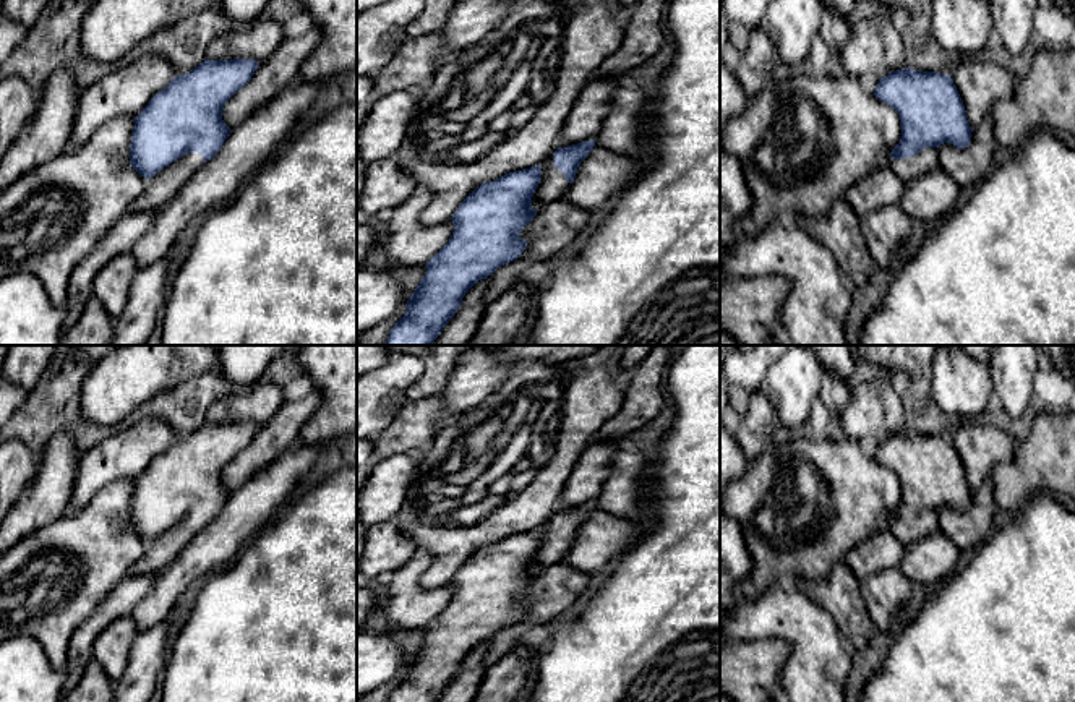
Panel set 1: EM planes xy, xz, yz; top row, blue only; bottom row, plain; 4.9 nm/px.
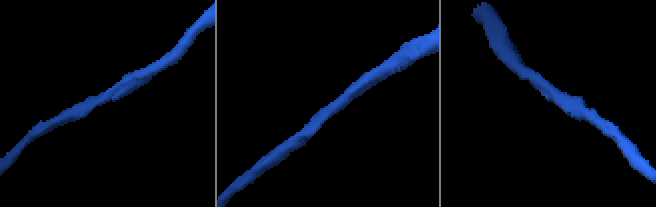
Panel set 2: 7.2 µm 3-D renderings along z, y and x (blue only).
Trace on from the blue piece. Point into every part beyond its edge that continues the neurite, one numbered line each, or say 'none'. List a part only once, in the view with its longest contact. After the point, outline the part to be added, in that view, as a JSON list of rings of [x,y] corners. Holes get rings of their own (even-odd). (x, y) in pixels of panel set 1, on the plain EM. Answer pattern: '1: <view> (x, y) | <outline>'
1: xy (164, 548) | [[[198,516],[183,517],[175,525],[148,541],[143,558],[130,569],[128,576],[156,572],[167,567],[186,546],[186,543],[204,527]]]

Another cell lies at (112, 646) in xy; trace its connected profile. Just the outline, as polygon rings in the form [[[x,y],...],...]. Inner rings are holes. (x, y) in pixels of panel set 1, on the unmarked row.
[[[130,616],[113,621],[97,636],[92,660],[104,668],[112,683],[117,683],[123,676],[131,644],[136,637],[138,631]]]

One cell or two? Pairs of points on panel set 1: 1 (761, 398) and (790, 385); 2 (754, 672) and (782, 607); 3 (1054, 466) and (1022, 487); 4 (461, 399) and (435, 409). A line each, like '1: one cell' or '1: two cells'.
1: two cells
2: two cells
3: one cell
4: two cells

